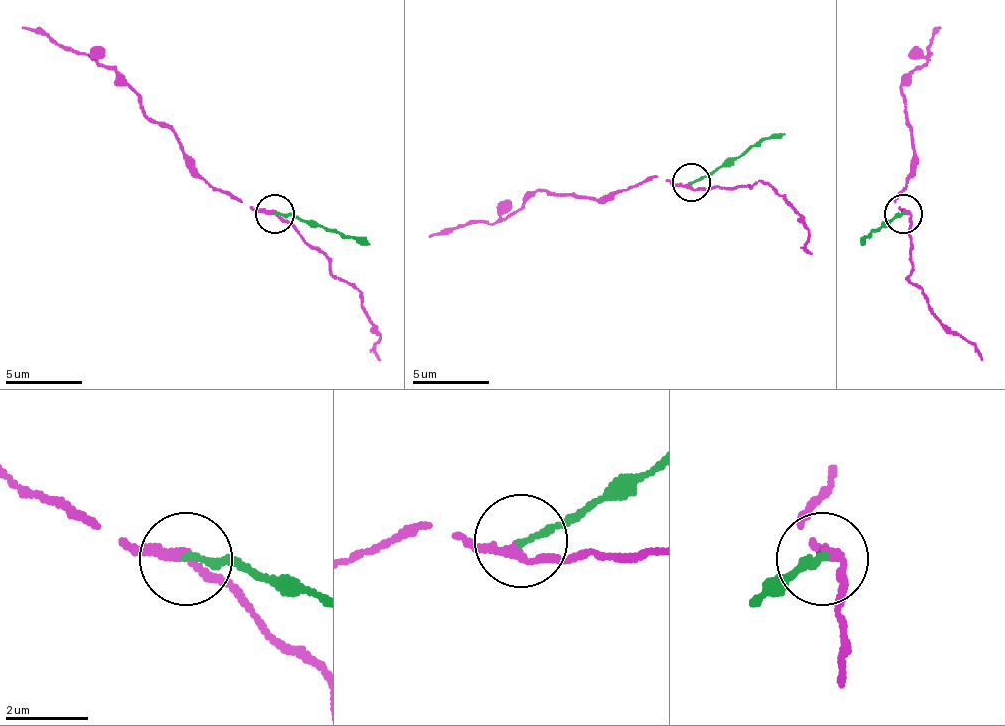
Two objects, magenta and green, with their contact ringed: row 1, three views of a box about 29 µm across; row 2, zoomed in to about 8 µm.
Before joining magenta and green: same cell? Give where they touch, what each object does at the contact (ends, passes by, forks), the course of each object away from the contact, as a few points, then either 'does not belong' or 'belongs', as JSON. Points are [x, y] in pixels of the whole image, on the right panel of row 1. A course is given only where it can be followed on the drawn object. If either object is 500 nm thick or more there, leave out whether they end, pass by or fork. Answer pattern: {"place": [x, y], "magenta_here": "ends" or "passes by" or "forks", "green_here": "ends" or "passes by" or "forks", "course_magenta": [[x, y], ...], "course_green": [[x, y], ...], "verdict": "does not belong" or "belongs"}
{"place": [903, 214], "magenta_here": "passes by", "green_here": "ends", "course_magenta": [[904, 213], [893, 201], [900, 194], [910, 167], [913, 140], [901, 90], [933, 51], [928, 51], [940, 28]], "course_green": [[904, 213], [888, 220], [860, 243]], "verdict": "does not belong"}

